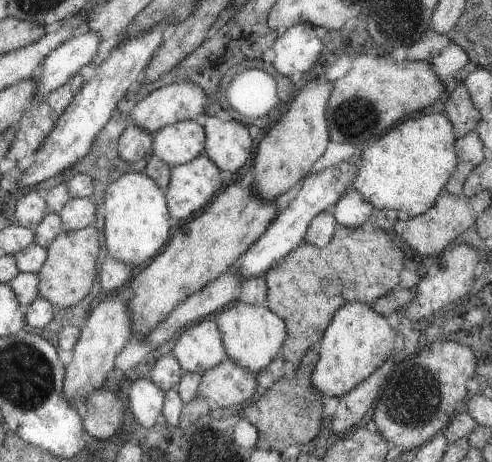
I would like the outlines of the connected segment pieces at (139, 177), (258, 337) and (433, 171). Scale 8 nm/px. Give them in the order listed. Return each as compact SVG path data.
M130 172L119 176L105 187L101 202L104 208L103 242L107 255L97 270L99 286L113 293L131 278L135 266L150 261L169 240L169 217L164 197L151 178L142 172Z
M264 277L244 279L240 294L233 302L218 311L213 319L221 335L225 358L233 364L245 368L247 372L258 373L279 354L280 345L285 340L285 323L276 314L265 308L266 284Z
M441 113L414 114L394 124L391 128L370 139L363 145L357 172L348 190L363 196L374 209L393 209L394 211L415 216L425 212L443 191L449 176L453 174L457 161L453 150L453 130L449 119Z

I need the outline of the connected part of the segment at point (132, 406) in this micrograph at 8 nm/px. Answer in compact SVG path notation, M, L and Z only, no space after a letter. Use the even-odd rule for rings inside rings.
M149 379L131 381L127 388L127 410L145 428L153 426L162 409L164 392Z

